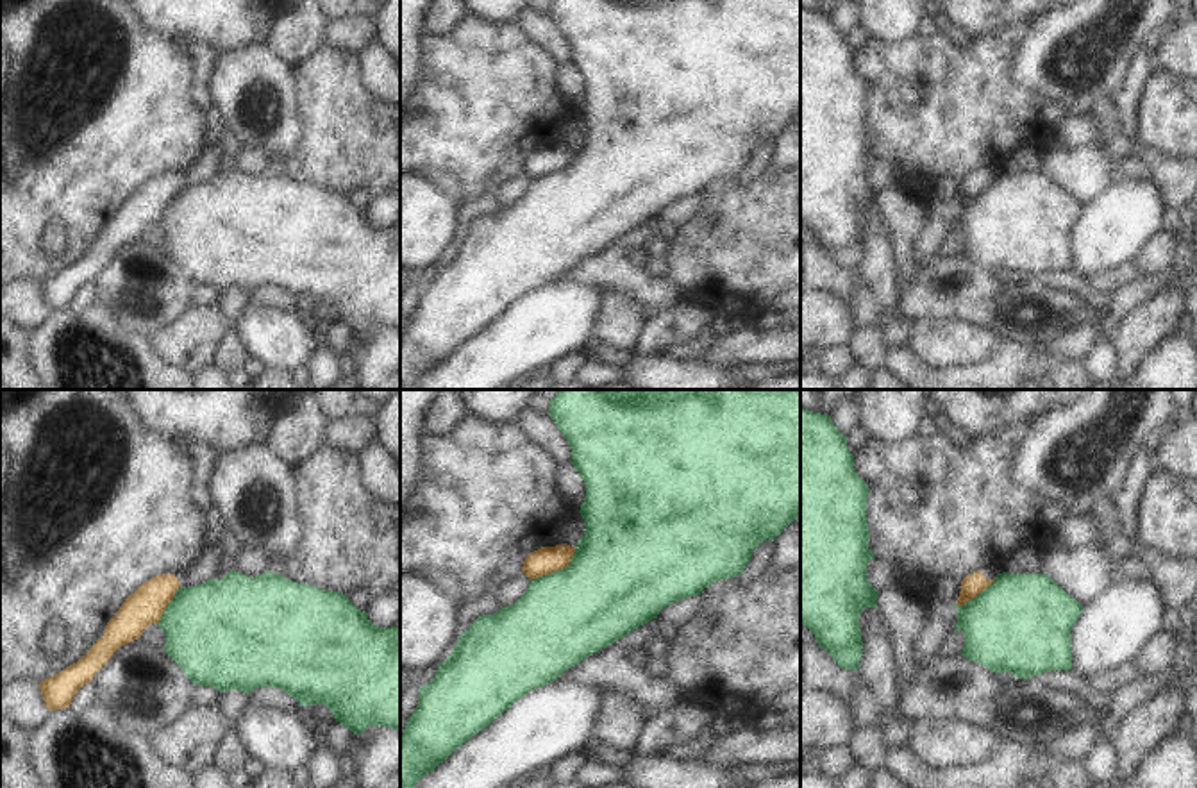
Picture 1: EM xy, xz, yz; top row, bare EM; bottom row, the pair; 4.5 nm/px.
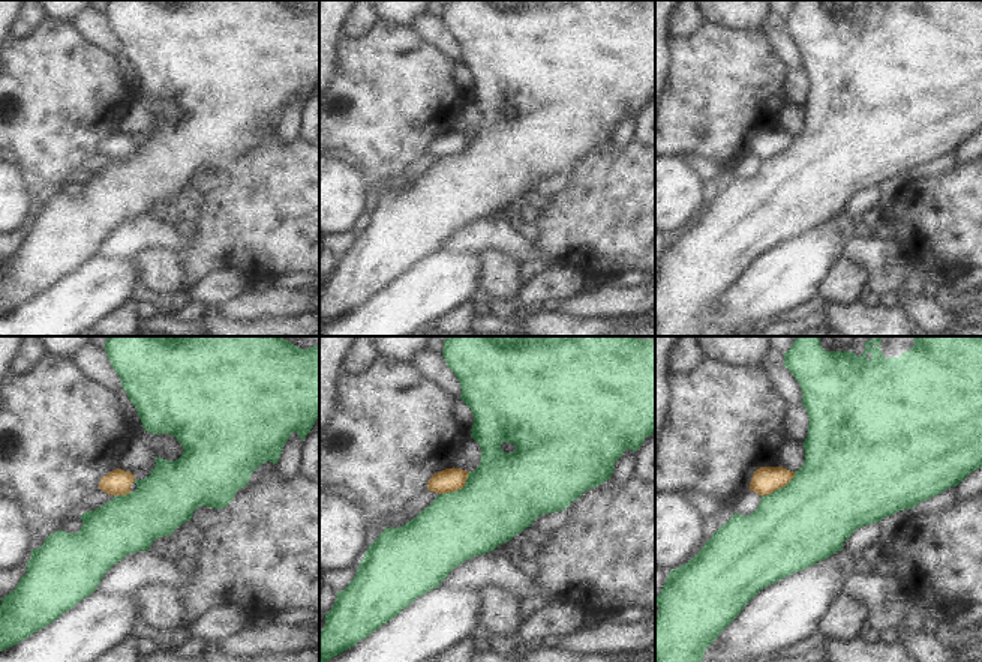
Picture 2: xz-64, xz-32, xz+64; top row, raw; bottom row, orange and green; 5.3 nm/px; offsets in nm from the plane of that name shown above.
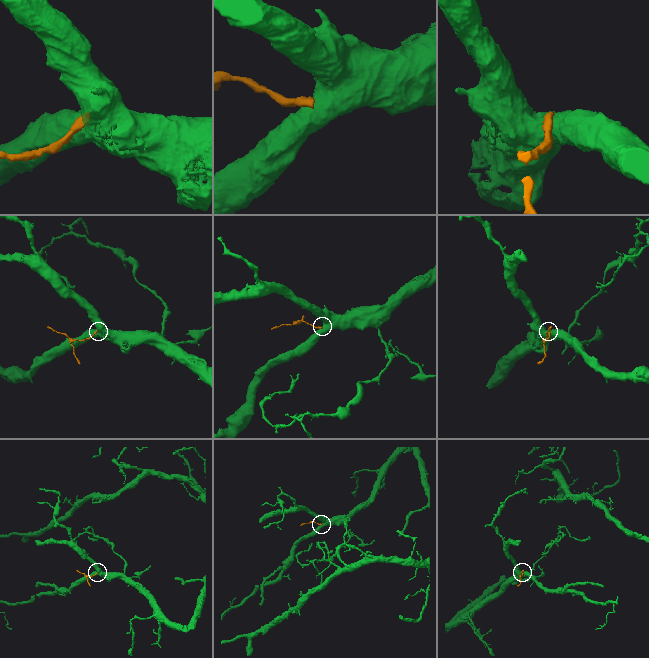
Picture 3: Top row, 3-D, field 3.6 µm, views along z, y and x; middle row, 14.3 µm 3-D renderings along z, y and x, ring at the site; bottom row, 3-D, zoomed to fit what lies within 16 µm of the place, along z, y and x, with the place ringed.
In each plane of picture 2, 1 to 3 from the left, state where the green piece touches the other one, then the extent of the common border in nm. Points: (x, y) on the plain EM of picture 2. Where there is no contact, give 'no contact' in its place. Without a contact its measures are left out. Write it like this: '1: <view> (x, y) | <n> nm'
1: xz-64 (123, 158) | 90 nm
2: xz-32 (458, 153) | 200 nm
3: xz+64 (780, 150) | 240 nm

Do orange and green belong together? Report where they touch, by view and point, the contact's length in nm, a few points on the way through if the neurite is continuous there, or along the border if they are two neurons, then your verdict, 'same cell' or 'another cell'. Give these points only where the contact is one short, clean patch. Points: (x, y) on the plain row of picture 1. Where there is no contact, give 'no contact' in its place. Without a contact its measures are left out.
xz (558, 168) | 260 nm | along xz (576, 147), (565, 167), (531, 179) | another cell

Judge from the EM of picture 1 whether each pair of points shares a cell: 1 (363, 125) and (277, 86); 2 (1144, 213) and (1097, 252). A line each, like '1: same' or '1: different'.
1: different
2: same

